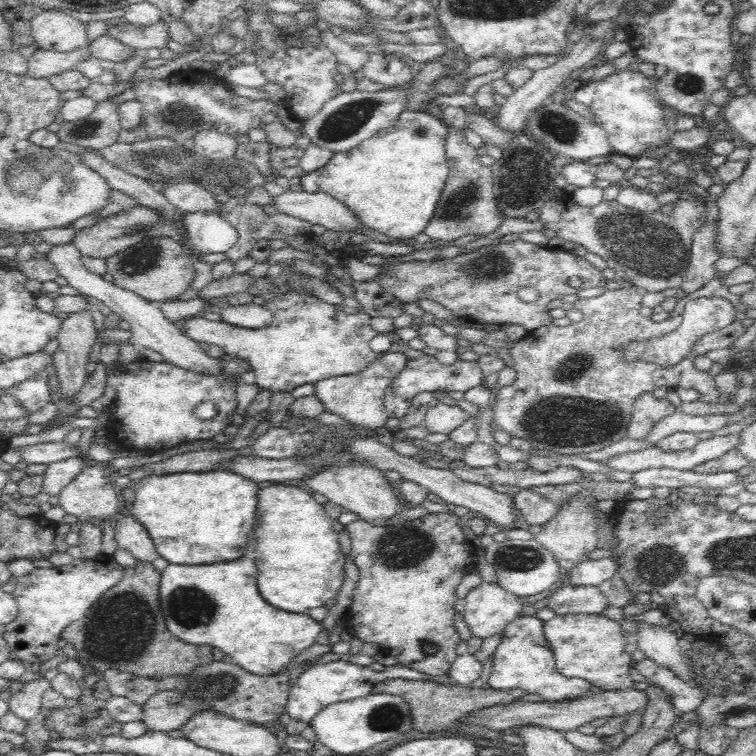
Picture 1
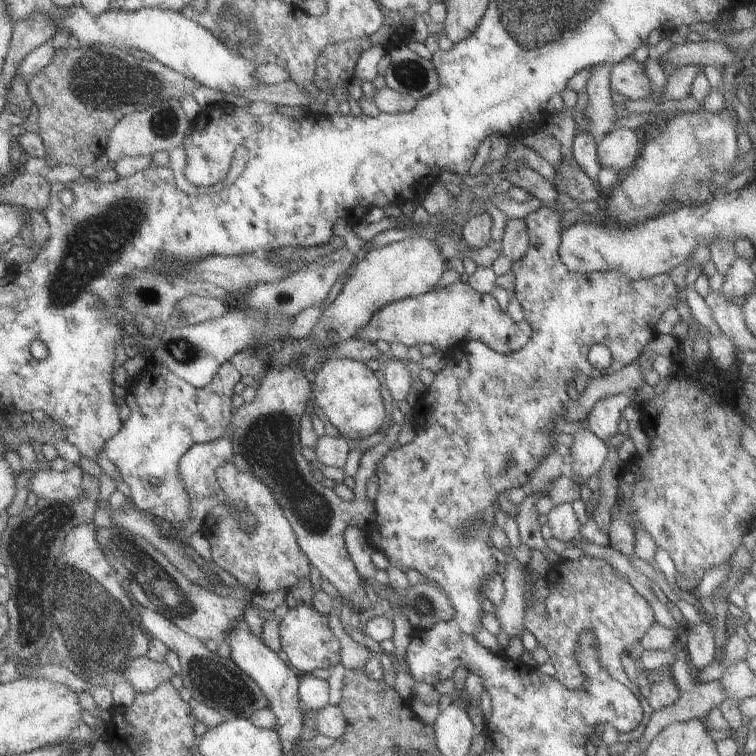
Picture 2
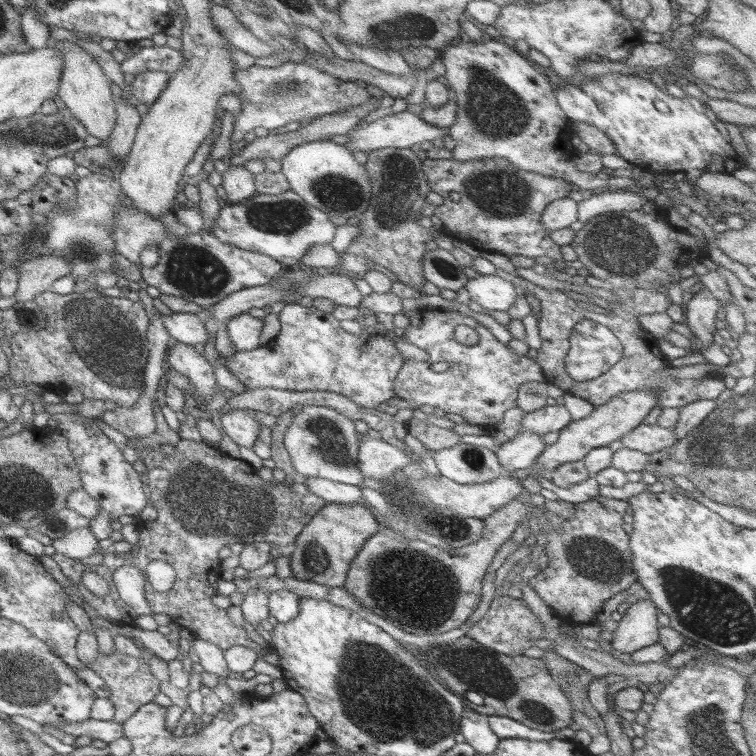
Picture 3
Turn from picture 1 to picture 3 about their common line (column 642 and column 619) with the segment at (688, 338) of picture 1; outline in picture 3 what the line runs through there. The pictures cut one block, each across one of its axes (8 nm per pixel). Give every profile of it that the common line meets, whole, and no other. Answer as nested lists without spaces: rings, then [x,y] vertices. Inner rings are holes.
[[[581,319],[568,336],[564,369],[573,380],[585,382],[602,375],[621,355],[622,346],[607,327]]]

